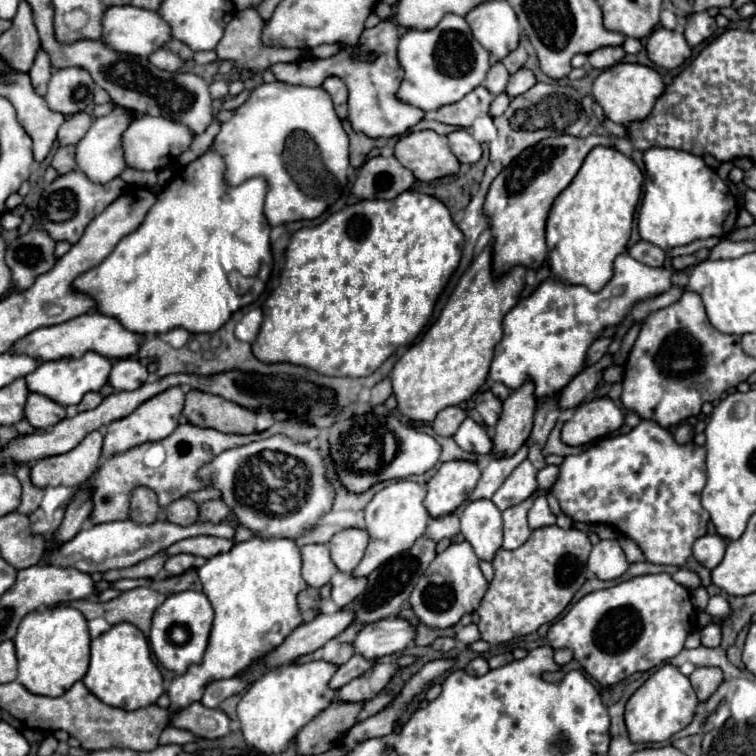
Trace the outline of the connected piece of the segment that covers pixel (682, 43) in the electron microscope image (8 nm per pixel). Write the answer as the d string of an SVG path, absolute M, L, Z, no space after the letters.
M656 28L648 42L646 42L648 58L662 68L678 68L690 58L690 46L684 38L684 34L668 30L668 28Z

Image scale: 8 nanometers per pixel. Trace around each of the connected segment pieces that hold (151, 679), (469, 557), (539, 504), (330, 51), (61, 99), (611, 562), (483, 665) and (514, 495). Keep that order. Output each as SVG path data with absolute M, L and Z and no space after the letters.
M116 624L92 640L90 668L82 682L104 704L122 710L138 710L142 706L156 704L156 700L164 694L162 674L152 660L148 640L138 628L134 628L134 624Z
M468 542L452 544L444 552L440 552L428 570L420 576L418 584L414 586L408 602L414 608L416 616L426 626L436 628L450 628L460 622L460 618L468 612L474 612L478 604L482 602L482 596L486 594L488 582L478 566L478 556L474 554L472 546Z
M540 496L540 498L534 502L534 506L530 508L530 512L528 512L528 524L530 524L532 530L542 528L542 526L552 526L552 524L556 524L556 516L554 516L552 510L548 508L548 502L546 502L544 496Z
M322 44L322 46L316 46L316 48L310 50L310 54L314 58L330 58L330 56L334 56L338 52L340 52L340 46L338 44Z
M62 68L52 74L48 82L46 102L50 110L64 116L84 112L92 106L94 98L94 80L82 68Z
M600 540L588 560L588 570L600 580L620 578L628 568L628 560L616 540Z
M482 656L474 658L474 660L466 666L466 672L472 674L472 676L482 676L482 674L486 674L488 670L490 670L490 668L488 668L488 662L486 662L486 658L482 658Z
M524 460L522 464L518 464L514 468L514 472L504 480L504 484L496 490L496 494L492 496L492 502L500 508L506 510L510 506L516 506L520 502L524 502L534 490L538 488L536 482L536 470L530 464L530 460Z

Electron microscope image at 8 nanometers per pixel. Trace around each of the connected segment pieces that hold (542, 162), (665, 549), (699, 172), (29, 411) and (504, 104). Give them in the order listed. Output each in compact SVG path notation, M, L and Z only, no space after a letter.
M590 134L586 138L576 136L556 136L540 140L538 144L526 148L510 166L506 166L496 180L492 182L484 214L490 218L490 228L494 236L494 274L504 274L512 266L526 266L538 268L546 258L546 218L556 200L556 196L574 180L576 172L580 170L586 154L594 146L614 146L610 136Z
M642 420L636 428L632 428L628 434L618 434L618 436L610 436L610 438L604 438L600 442L596 442L592 448L584 450L582 454L578 456L566 456L564 462L560 464L560 476L556 480L556 484L550 488L550 492L558 498L562 510L572 516L576 522L586 522L586 524L612 524L616 526L620 532L624 532L628 538L632 538L638 548L642 550L646 562L652 562L652 564L672 564L672 566L684 566L686 560L690 558L692 554L692 544L696 542L696 538L704 536L706 534L706 526L708 526L708 512L702 508L700 504L700 492L706 484L706 448L704 446L698 446L694 442L688 442L688 444L678 444L672 436L672 432L668 428L662 428L658 422L654 420Z
M650 148L644 152L644 166L644 200L638 212L642 240L662 250L672 250L694 240L722 236L734 226L738 216L736 198L728 184L700 156L674 148Z
M28 394L24 416L34 428L48 428L66 418L66 408L42 394Z
M506 92L498 94L498 96L494 98L492 106L490 106L490 114L492 114L492 116L500 116L500 114L508 108L508 104L510 104L510 96L508 96Z

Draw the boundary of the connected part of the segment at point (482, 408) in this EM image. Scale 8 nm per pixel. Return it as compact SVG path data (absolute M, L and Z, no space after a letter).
M486 390L486 392L480 392L476 396L476 410L480 412L484 424L490 426L490 428L494 428L496 422L498 422L500 410L502 410L502 402L490 390Z

